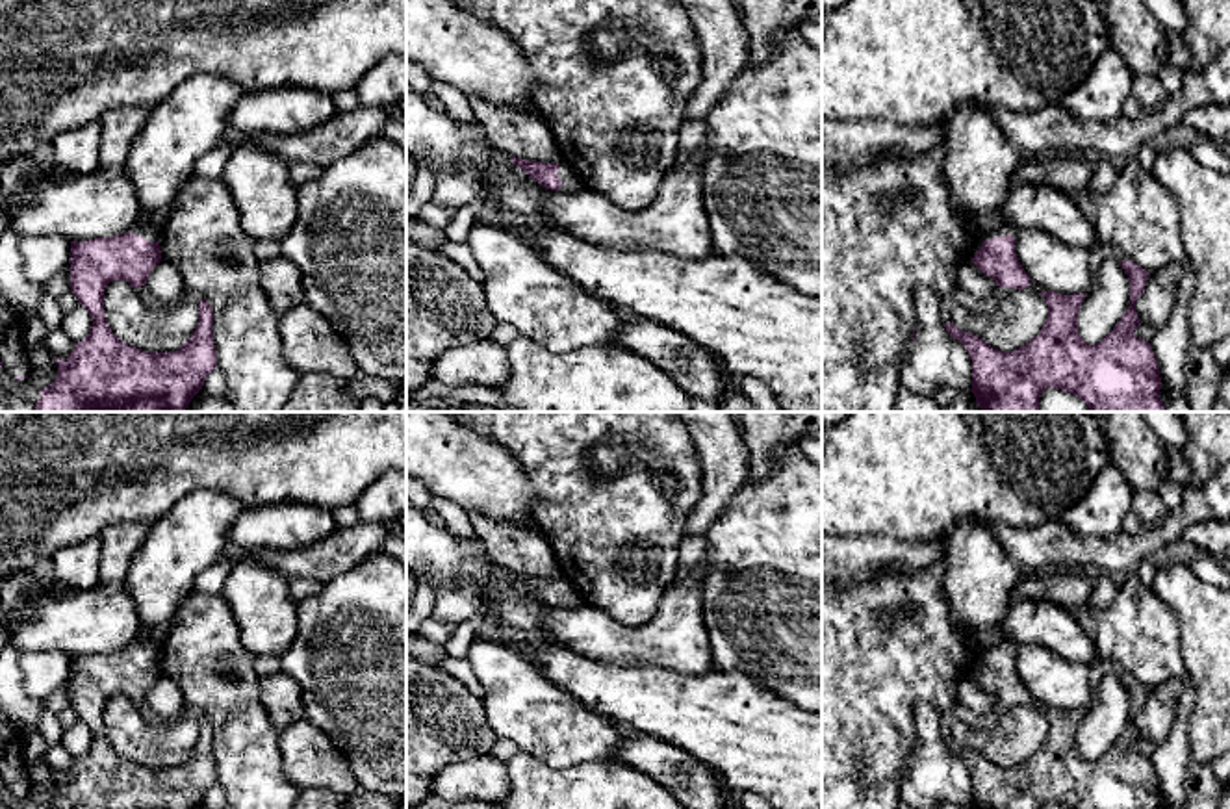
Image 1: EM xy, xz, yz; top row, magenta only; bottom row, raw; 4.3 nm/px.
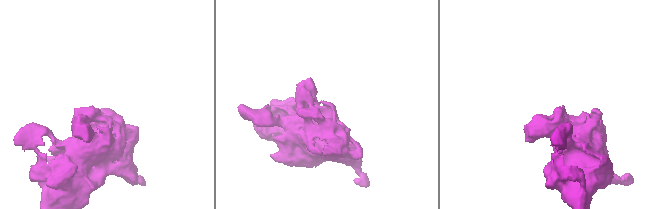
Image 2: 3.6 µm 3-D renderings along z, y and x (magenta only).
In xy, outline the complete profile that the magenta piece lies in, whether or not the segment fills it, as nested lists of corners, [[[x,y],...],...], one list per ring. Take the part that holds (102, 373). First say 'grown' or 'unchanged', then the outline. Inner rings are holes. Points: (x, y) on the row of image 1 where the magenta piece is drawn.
grown; [[[173,204],[158,210],[154,223],[119,236],[70,241],[70,291],[93,325],[67,360],[56,358],[58,379],[41,388],[35,412],[178,412],[202,390],[217,367],[213,310],[206,299],[199,302],[193,336],[171,353],[148,353],[121,341],[104,310],[109,282],[147,284],[161,262],[158,219],[171,212]]]

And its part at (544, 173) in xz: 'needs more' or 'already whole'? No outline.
needs more

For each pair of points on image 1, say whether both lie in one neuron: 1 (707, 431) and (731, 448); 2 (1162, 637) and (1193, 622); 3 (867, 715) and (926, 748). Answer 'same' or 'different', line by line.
1: same
2: different
3: different

